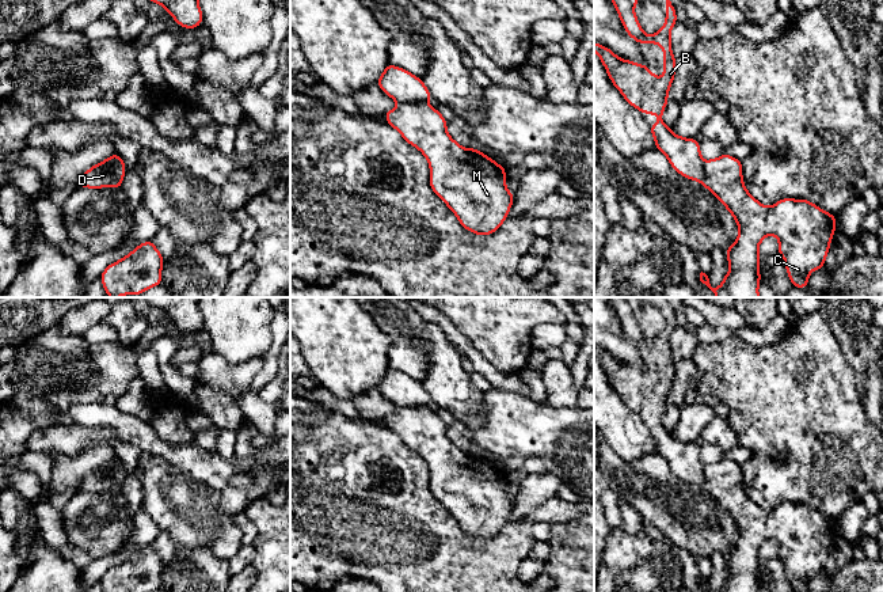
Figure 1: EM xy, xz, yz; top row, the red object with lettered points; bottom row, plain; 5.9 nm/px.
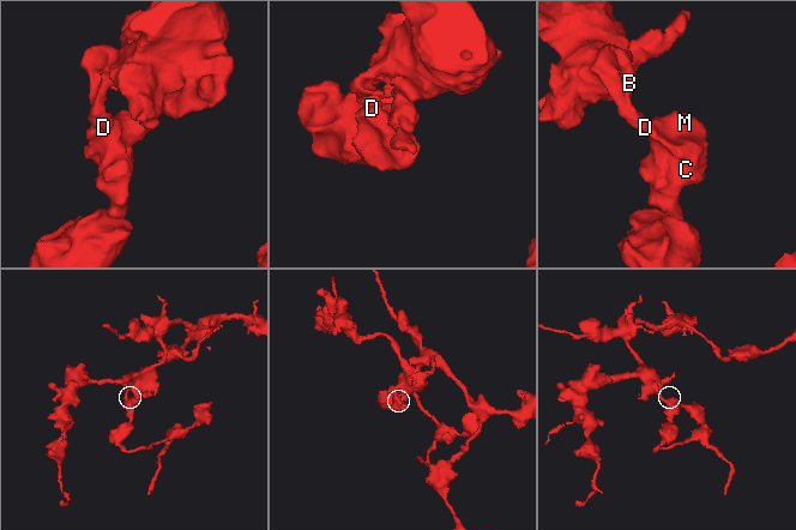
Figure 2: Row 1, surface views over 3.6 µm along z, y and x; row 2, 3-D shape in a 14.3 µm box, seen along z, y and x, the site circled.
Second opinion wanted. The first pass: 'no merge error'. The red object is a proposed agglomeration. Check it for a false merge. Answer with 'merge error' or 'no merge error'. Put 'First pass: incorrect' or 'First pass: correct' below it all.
merge error
First pass: incorrect

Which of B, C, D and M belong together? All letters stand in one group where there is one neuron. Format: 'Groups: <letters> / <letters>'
Groups: B / C D M

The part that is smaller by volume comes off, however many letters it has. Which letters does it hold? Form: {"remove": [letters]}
{"remove": ["C", "D", "M"]}

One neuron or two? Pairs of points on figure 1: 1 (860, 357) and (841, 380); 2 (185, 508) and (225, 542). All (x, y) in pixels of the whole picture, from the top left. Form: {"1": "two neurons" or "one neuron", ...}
{"1": "two neurons", "2": "one neuron"}

